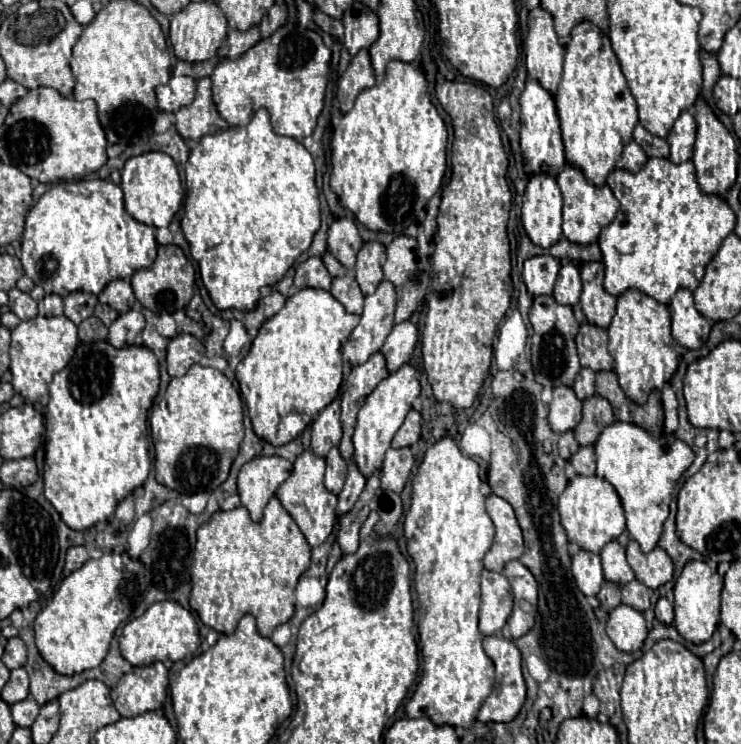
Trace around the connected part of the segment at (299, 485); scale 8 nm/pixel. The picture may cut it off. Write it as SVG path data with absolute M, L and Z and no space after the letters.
M306 450L296 458L290 478L278 488L276 494L286 512L294 518L294 522L306 536L310 546L320 546L332 534L336 522L336 496L324 488L324 470L324 458L312 454L312 450Z

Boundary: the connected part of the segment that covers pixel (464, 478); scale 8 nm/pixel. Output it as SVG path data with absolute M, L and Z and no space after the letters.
M444 436L432 444L412 478L412 504L405 515L404 535L408 555L414 564L413 586L418 597L418 648L422 658L422 680L406 704L408 718L428 716L434 724L450 724L470 728L476 712L494 688L494 662L482 650L482 634L478 630L480 608L480 572L484 570L484 554L494 540L494 522L484 508L480 492L480 466L464 456L456 438Z

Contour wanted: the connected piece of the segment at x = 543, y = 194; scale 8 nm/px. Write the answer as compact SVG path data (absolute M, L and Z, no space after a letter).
M544 172L530 178L524 192L522 226L540 248L550 248L562 238L562 194L556 178Z

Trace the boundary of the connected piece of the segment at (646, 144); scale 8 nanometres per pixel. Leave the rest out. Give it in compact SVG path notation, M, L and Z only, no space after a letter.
M636 126L634 128L634 142L638 142L642 146L642 150L650 156L650 158L668 158L668 142L664 138L658 138L654 134L650 134L644 126Z

